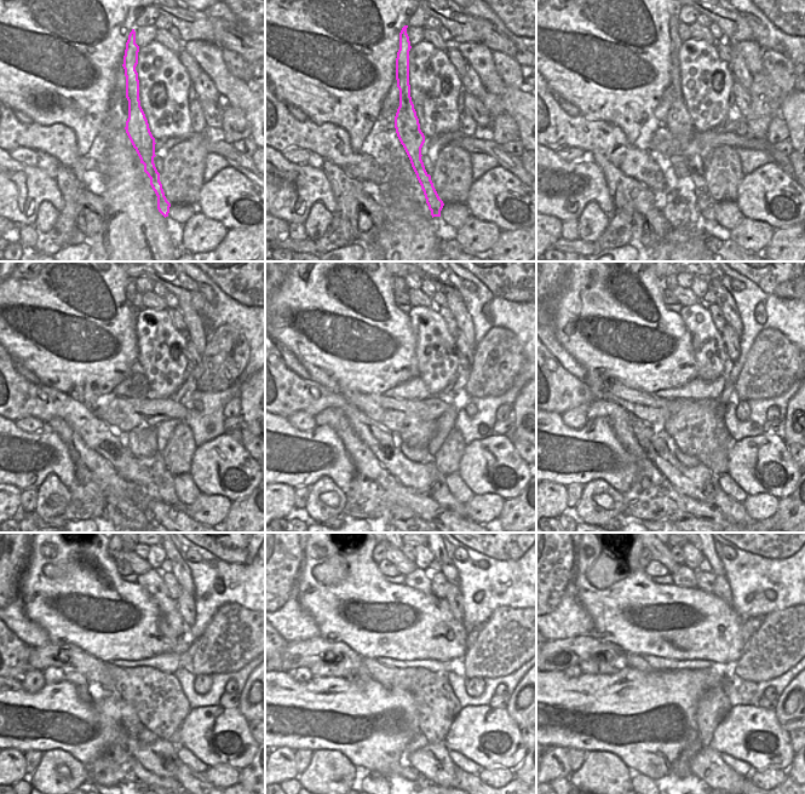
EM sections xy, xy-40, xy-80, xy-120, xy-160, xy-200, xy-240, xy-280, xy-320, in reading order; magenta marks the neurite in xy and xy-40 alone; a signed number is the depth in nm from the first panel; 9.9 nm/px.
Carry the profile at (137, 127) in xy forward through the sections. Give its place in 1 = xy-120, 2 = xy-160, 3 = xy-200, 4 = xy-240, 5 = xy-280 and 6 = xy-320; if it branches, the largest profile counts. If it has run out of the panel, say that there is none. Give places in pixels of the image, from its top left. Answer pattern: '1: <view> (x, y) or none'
1: xy-120 (164, 481)
2: xy-160 (440, 493)
3: xy-200 (730, 507)
4: xy-240 (187, 777)
5: xy-280 (463, 778)
6: xy-320 (746, 778)

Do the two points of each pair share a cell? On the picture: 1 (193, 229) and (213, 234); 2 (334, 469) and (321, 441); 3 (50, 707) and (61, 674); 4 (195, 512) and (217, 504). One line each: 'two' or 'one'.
1: one
2: one
3: two
4: one

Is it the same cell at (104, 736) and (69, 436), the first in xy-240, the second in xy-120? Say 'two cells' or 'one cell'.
two cells

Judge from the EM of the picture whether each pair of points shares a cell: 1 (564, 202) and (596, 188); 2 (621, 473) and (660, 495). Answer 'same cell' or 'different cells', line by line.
1: same cell
2: different cells

